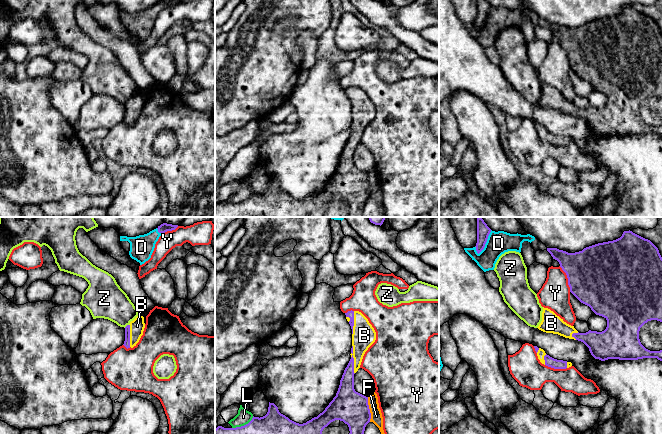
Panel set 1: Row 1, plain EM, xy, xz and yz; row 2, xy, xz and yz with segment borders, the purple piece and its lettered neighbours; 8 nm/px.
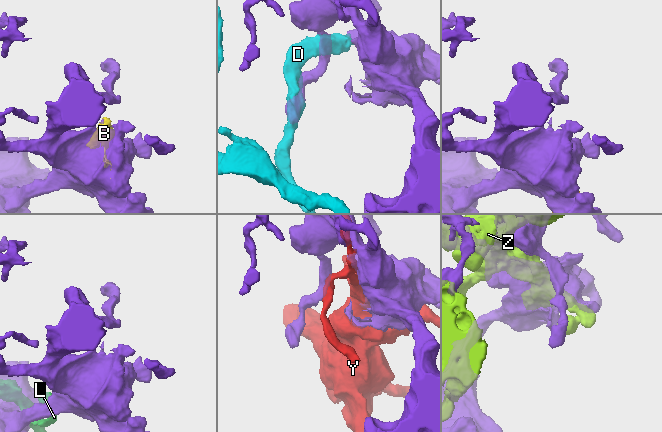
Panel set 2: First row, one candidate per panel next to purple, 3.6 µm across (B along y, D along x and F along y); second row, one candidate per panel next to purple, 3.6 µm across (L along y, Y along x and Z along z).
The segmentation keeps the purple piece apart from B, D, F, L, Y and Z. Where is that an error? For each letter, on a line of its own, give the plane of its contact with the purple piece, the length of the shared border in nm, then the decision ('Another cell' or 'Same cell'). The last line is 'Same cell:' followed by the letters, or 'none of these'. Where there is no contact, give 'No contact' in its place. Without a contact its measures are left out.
B: Touches purple in xz. Shared border 240 nm. Same cell
D: Touches purple in yz. Shared border 220 nm. Same cell
F: Touches purple in xz. Shared border 200 nm. Another cell
L: Touches purple in xz. Shared border 200 nm. Another cell
Y: Touches purple in yz. Shared border 220 nm. Another cell
Z: Touches purple in xy. Shared border 50 nm. Another cell
Same cell: B, D

